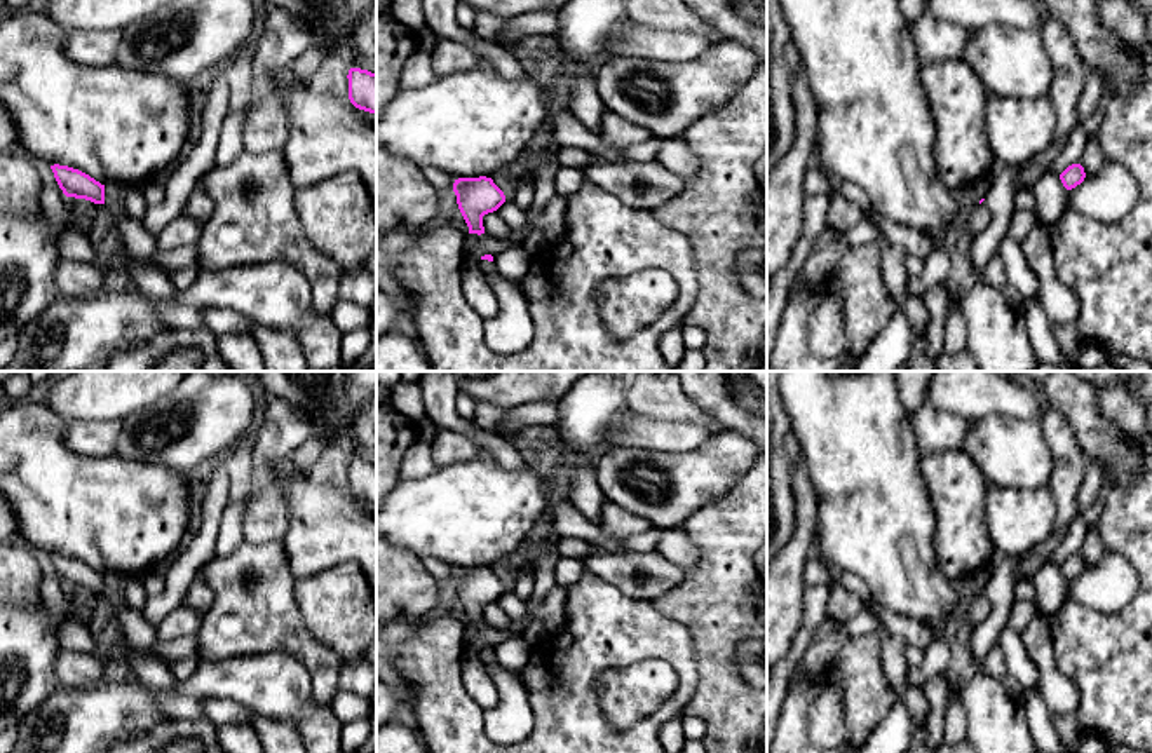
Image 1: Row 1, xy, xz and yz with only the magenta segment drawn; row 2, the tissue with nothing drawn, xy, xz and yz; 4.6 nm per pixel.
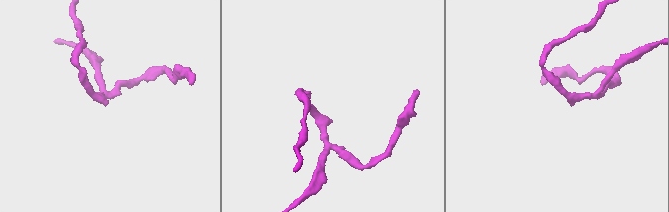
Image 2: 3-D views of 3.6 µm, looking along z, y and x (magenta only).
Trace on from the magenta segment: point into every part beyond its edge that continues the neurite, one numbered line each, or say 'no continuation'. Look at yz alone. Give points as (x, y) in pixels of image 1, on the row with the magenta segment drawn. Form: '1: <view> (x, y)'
1: yz (980, 217)

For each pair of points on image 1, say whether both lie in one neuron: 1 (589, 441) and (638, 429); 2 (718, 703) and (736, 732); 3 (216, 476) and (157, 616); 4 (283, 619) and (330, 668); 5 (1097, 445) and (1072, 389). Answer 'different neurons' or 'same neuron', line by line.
1: different neurons
2: same neuron
3: same neuron
4: same neuron
5: same neuron

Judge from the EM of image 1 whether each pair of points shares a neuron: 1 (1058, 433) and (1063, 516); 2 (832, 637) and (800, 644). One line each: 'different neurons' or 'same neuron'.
1: same neuron
2: different neurons

